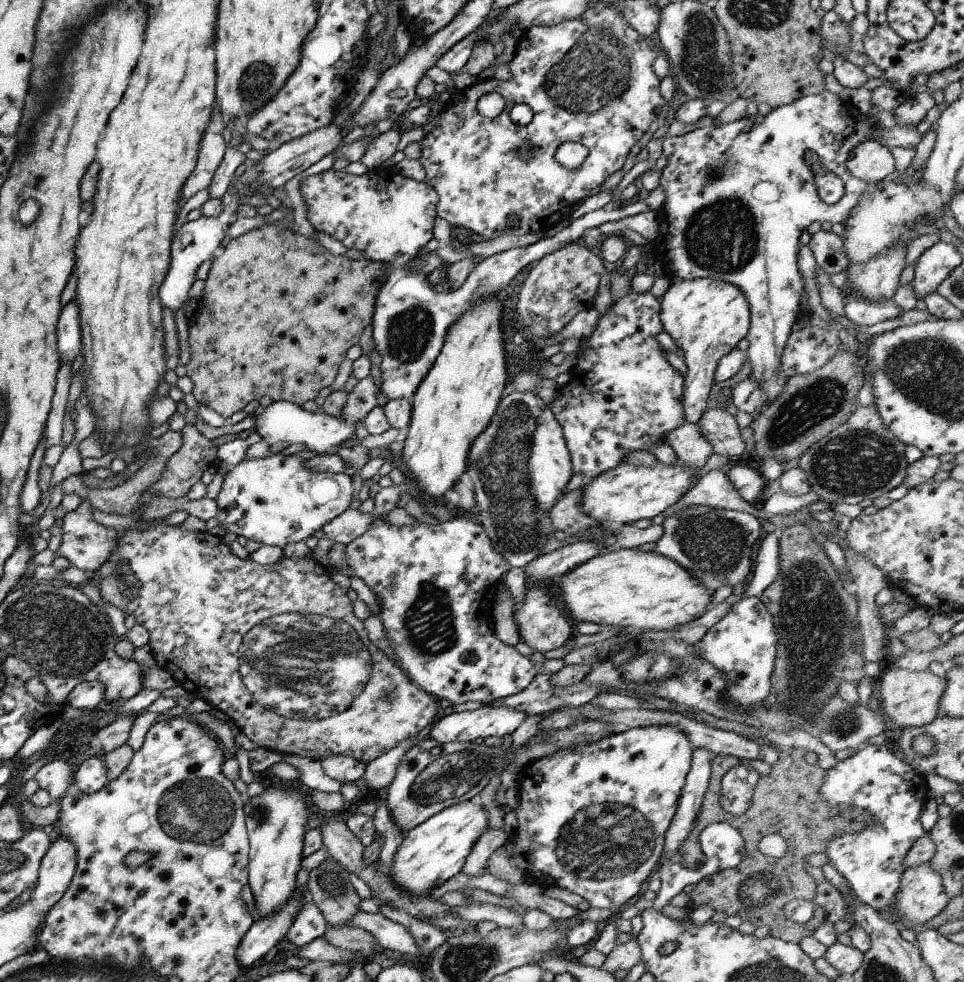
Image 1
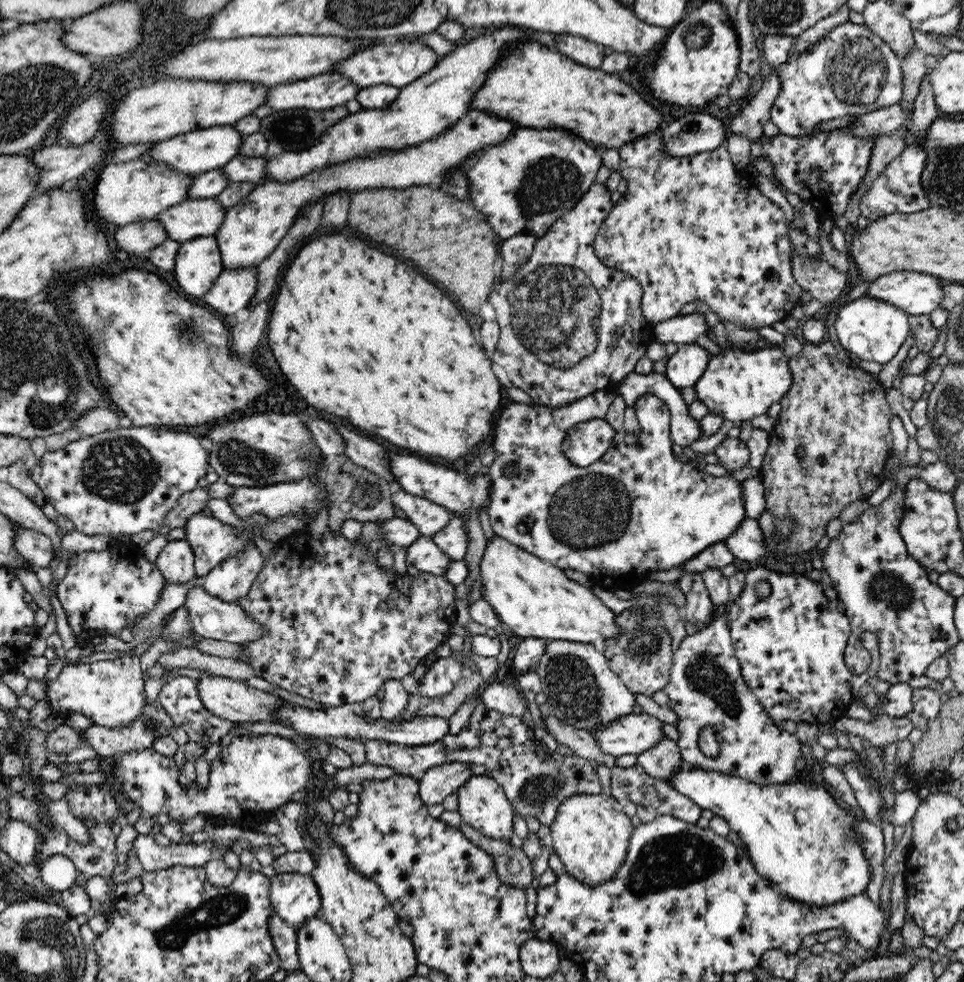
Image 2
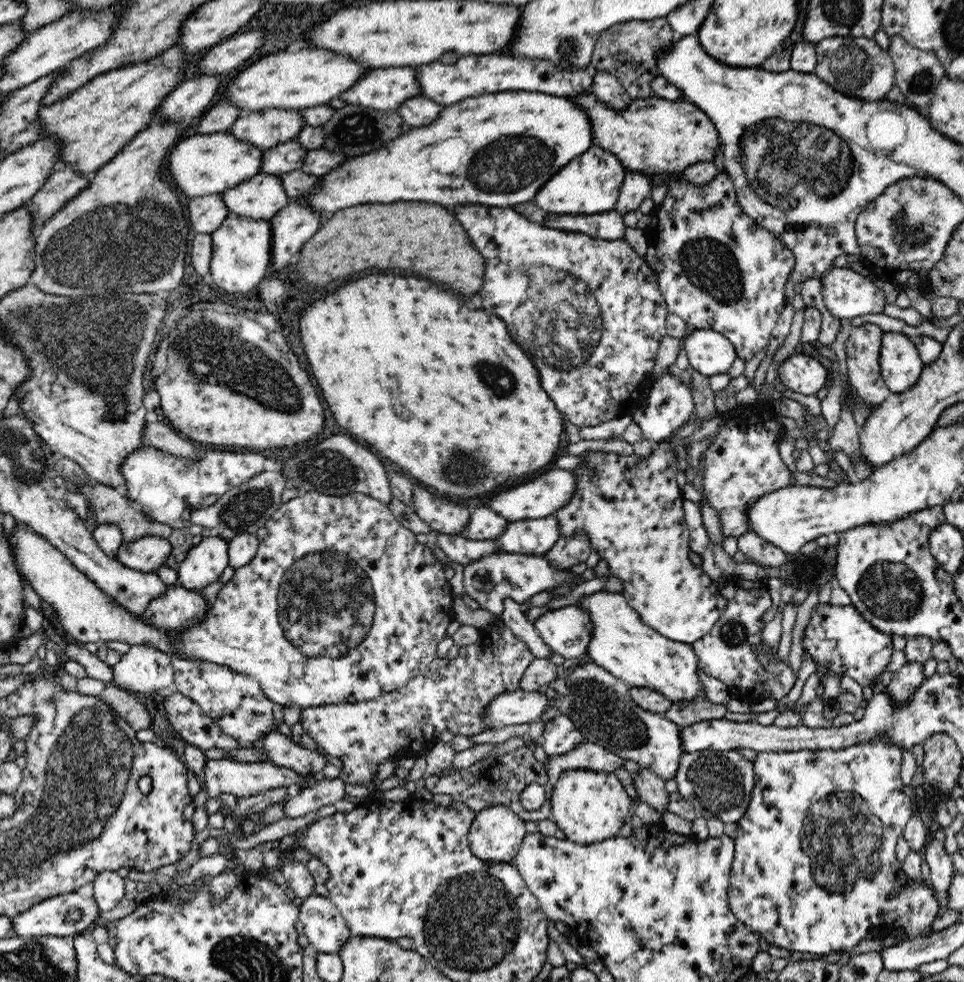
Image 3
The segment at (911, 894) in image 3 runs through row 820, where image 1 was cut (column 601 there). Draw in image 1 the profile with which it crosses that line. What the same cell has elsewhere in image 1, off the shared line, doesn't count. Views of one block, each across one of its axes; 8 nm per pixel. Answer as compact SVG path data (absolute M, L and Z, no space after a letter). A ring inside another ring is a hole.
M646 726L637 728L625 728L622 732L614 732L612 736L606 736L600 742L590 742L590 744L574 744L568 748L562 748L549 756L544 756L536 762L526 764L518 770L517 783L518 789L518 808L514 811L518 826L515 827L518 840L524 840L528 848L524 851L521 866L524 870L524 881L528 885L539 885L540 887L554 886L563 888L571 893L575 893L586 900L590 907L600 908L602 910L612 910L613 908L622 908L624 905L631 904L631 899L642 890L642 884L651 879L650 874L654 872L658 860L663 854L665 844L665 834L670 828L672 818L677 810L677 803L681 796L682 788L685 784L686 776L691 768L693 758L692 744L688 736L672 726Z

